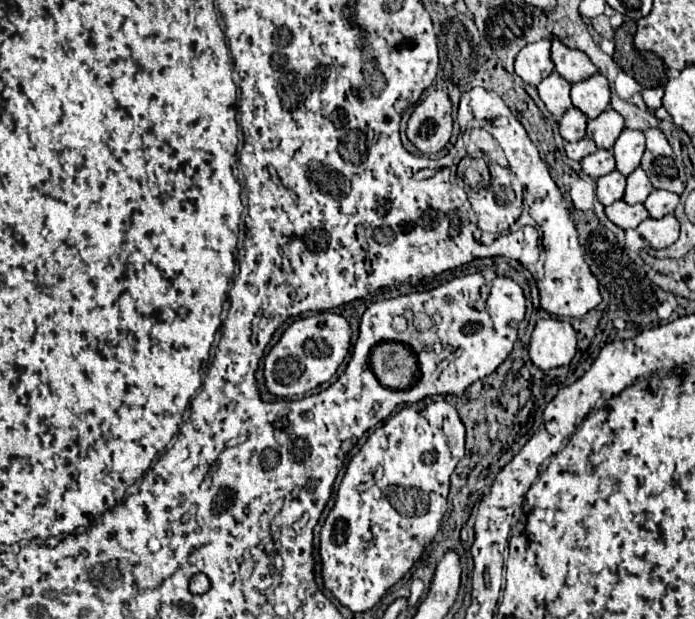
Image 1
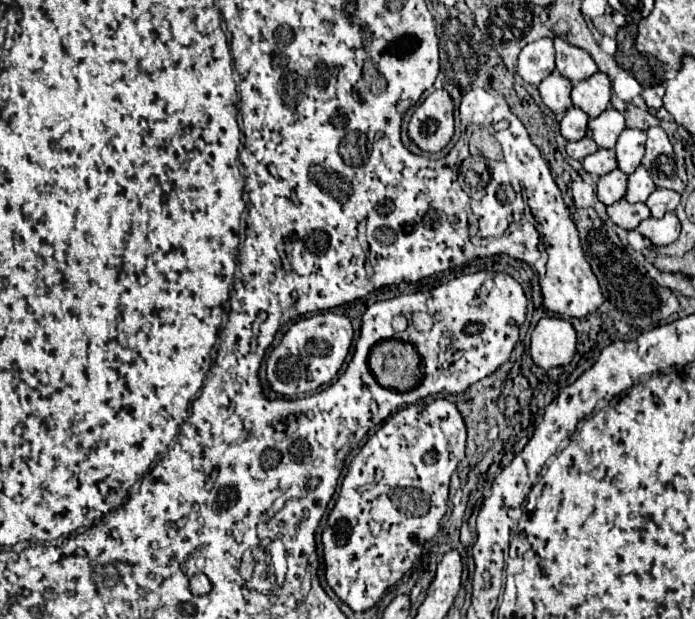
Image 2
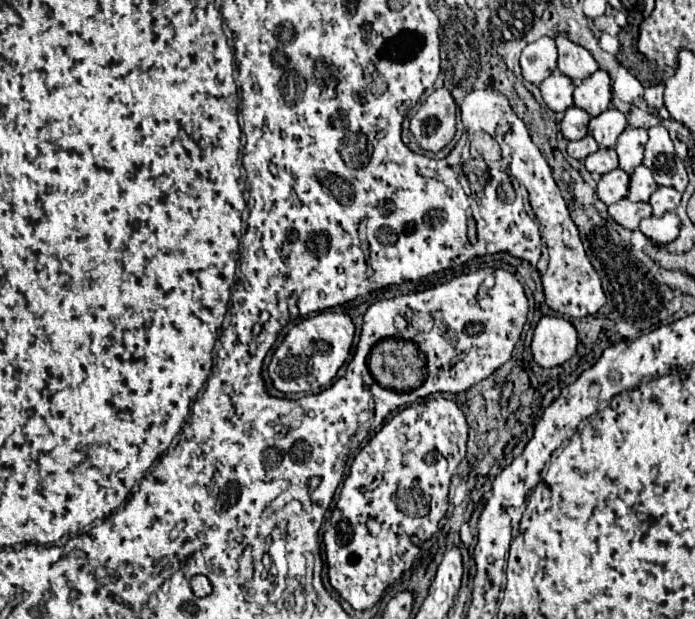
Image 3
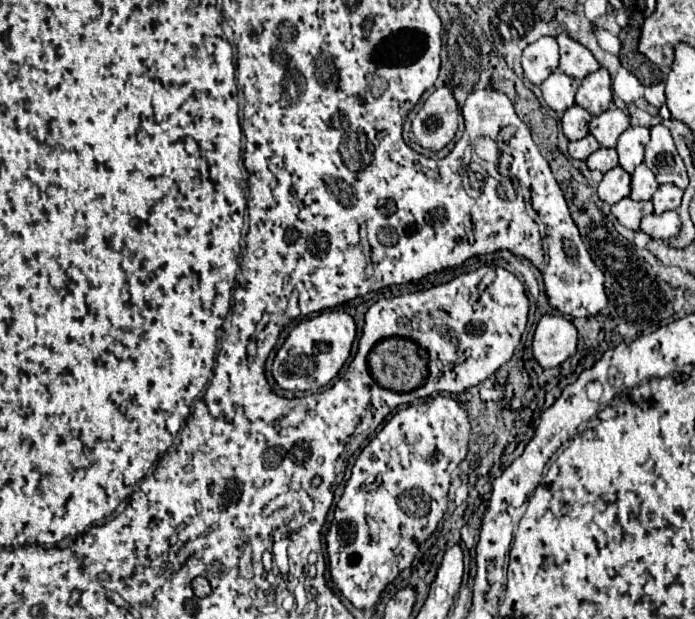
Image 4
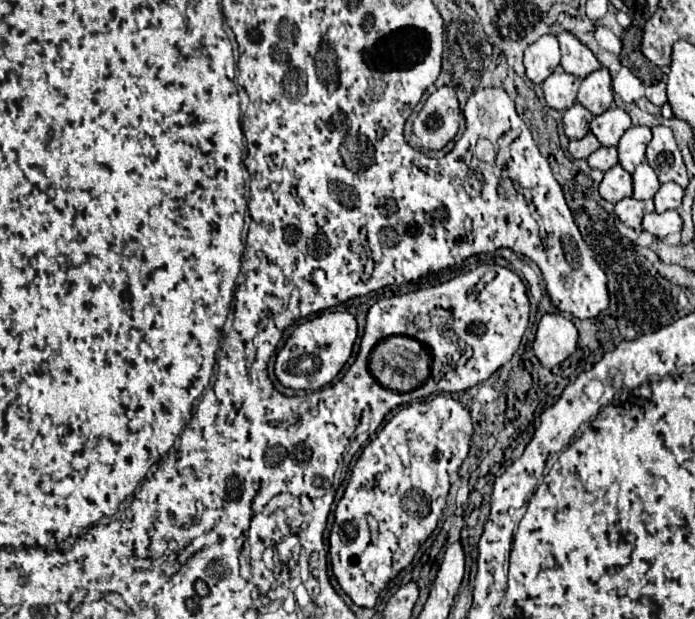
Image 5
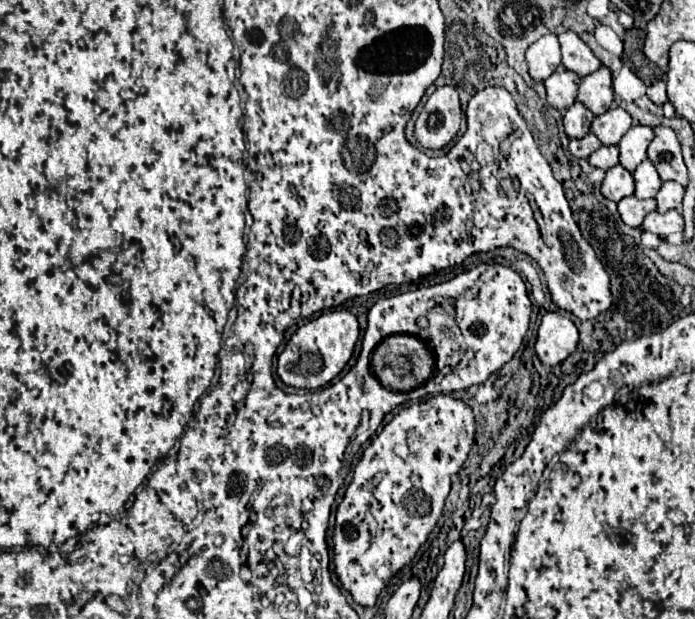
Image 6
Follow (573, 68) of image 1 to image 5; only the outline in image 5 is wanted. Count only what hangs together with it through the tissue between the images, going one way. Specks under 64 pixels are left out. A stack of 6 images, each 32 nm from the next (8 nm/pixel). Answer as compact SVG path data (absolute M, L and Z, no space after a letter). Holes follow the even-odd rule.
M560 32L558 42L562 52L560 66L564 68L564 72L576 78L586 78L588 74L600 68L600 62L596 60L596 56L584 44L580 44L580 40L576 40L570 32Z

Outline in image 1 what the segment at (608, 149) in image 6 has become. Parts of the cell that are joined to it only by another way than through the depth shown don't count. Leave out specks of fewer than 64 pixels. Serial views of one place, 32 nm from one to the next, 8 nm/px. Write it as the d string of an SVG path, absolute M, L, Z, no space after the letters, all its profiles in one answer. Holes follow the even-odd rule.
M596 150L592 156L586 156L582 162L582 172L592 176L592 178L600 178L608 172L612 172L616 168L616 162L614 162L614 156L610 150Z

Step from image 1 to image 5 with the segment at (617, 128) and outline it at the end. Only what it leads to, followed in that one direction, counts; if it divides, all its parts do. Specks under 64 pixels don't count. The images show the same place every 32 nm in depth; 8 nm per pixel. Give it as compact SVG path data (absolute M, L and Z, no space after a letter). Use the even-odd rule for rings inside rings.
M612 106L610 110L606 110L600 116L594 116L594 120L590 122L590 132L598 138L598 142L602 146L616 146L620 136L632 126L630 116L618 108Z

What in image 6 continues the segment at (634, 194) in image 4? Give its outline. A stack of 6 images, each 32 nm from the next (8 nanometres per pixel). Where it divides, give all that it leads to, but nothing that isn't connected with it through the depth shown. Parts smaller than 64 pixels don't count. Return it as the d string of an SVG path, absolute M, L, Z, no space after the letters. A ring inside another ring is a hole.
M644 160L636 168L634 182L636 182L636 190L634 190L636 198L654 198L662 186L662 180L660 176L656 176L656 168L652 168L650 160Z

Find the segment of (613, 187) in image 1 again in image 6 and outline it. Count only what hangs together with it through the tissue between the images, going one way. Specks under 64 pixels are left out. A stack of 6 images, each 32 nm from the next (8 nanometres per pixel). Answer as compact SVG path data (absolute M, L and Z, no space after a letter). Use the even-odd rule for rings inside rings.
M616 164L614 168L610 168L606 172L606 178L602 182L600 192L604 198L620 202L622 198L634 194L634 176L624 166Z

